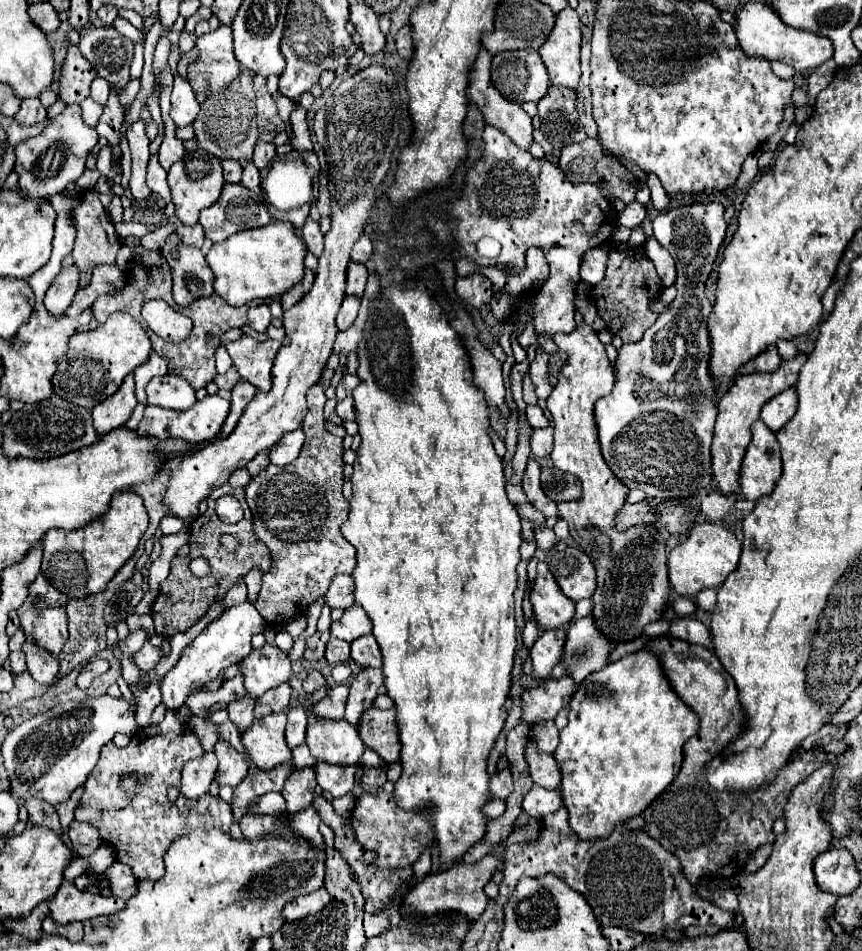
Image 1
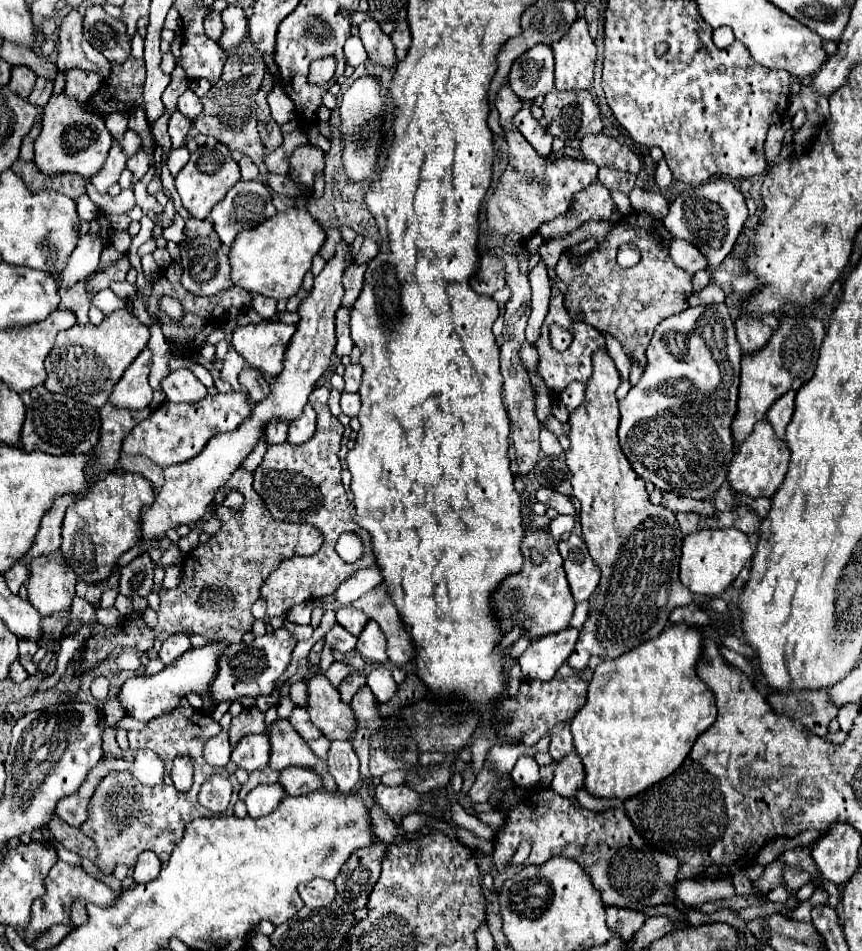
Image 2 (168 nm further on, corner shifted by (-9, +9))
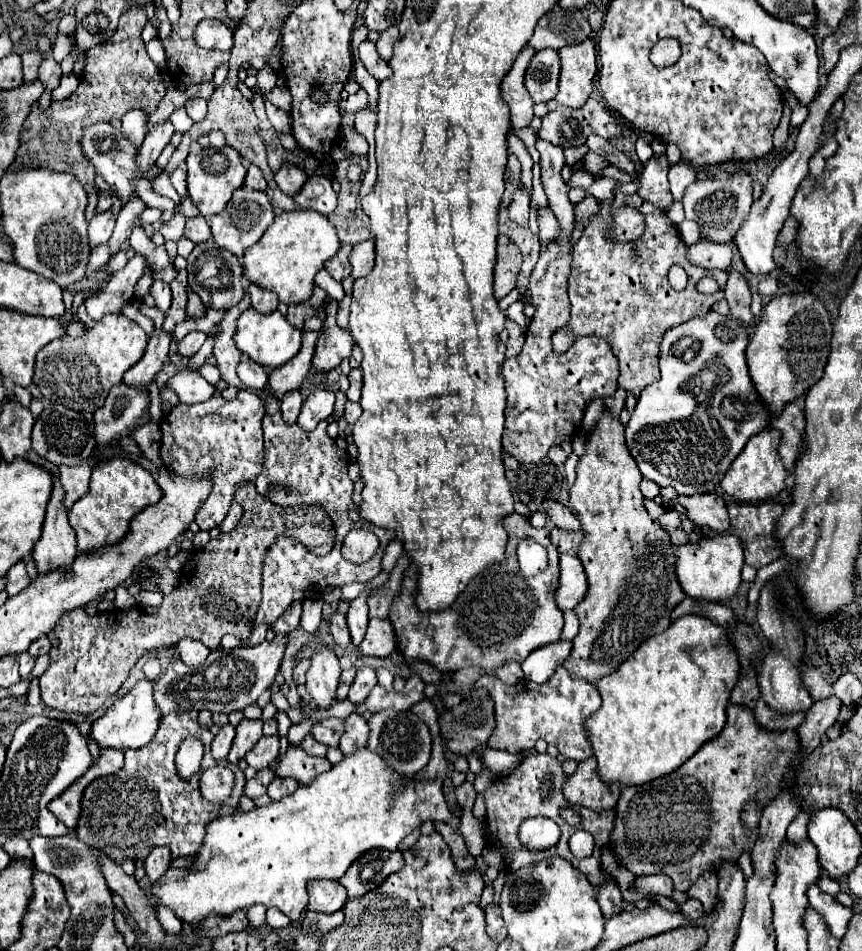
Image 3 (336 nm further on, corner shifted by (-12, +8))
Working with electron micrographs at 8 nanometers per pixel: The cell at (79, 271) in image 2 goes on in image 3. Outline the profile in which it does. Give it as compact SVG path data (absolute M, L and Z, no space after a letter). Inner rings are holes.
M102 212L96 214L90 224L88 224L88 246L94 250L96 246L108 244L110 236L112 236L112 228L114 228L116 218L112 216L112 212Z

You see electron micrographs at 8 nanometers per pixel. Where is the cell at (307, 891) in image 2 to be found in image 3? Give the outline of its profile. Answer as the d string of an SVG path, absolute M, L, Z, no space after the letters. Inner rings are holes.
M312 880L308 882L308 910L314 912L336 912L346 904L346 890L340 882L334 880Z

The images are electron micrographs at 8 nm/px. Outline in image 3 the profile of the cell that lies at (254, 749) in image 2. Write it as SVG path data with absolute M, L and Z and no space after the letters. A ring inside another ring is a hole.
M262 736L256 742L256 746L252 746L252 750L246 754L246 762L254 770L268 768L276 760L278 750L280 750L280 738L276 738L276 736Z

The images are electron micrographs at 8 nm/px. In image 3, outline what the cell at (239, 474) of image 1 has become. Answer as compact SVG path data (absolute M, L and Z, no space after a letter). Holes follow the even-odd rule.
M304 332L300 354L296 354L296 358L292 358L292 362L286 362L284 366L280 366L268 374L270 394L276 396L278 402L282 402L284 394L288 394L290 390L298 390L302 386L304 378L308 376L308 372L312 368L312 354L314 354L318 336L320 336L318 332Z

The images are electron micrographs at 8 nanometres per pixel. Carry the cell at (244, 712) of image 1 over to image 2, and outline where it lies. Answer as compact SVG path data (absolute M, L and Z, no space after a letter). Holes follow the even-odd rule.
M251 709L249 715L239 715L239 717L233 717L231 721L231 729L229 729L229 739L231 739L231 745L235 747L245 735L251 735L251 733L263 733L267 727L265 727L265 721L263 721L263 713L259 709Z

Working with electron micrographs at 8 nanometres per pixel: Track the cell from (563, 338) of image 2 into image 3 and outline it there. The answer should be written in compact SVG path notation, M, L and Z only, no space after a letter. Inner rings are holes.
M616 190L616 200L608 204L606 212L600 206L600 216L584 228L580 240L572 246L572 270L568 276L572 316L570 322L552 336L552 346L562 354L570 346L570 336L608 338L616 358L620 360L618 384L638 398L644 386L660 378L658 346L664 332L694 316L706 314L716 300L724 298L722 288L726 286L726 278L728 272L724 270L702 270L686 260L686 244L680 238L678 226L664 210L642 200L638 194L622 194ZM616 206L636 206L644 214L644 234L640 236L640 242L632 242L642 254L638 262L632 258L634 246L630 246L630 242L608 242L608 226ZM674 264L680 264L688 274L688 286L682 292L676 292L668 284L668 268ZM704 276L712 276L720 284L716 294L698 292L696 284Z

